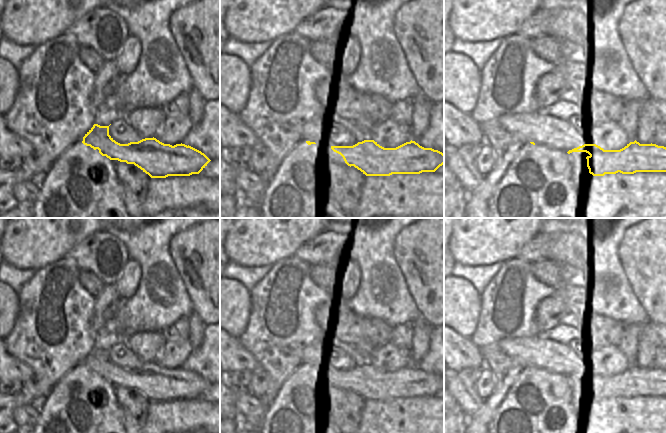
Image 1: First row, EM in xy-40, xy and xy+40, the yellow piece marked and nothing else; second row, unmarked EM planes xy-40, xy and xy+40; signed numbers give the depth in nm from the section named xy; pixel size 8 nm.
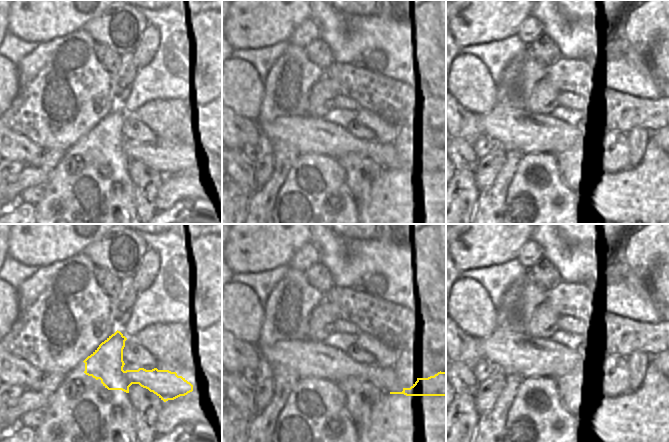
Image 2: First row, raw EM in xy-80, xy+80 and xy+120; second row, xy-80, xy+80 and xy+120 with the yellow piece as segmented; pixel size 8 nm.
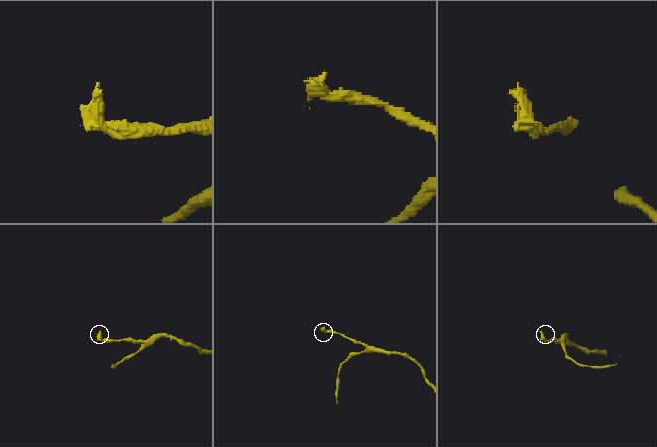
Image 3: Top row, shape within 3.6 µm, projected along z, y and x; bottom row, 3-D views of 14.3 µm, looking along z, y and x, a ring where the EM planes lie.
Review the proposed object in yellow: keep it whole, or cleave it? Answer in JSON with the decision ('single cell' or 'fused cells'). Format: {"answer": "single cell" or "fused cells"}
{"answer": "fused cells"}

